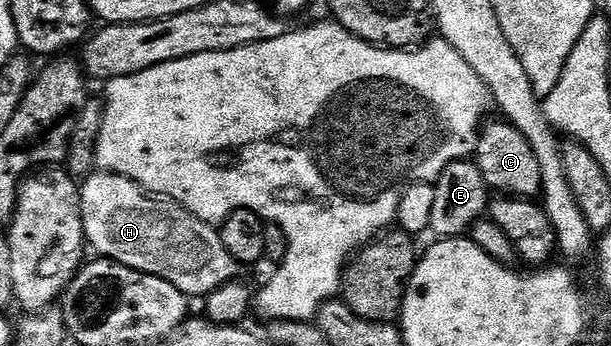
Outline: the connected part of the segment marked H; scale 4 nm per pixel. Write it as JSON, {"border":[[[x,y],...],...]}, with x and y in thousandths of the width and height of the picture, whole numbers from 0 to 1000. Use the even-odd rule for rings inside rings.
{"border":[[[152,497],[136,517],[131,598],[137,685],[165,746],[259,798],[303,855],[337,855],[388,801],[390,760],[370,728],[360,668],[286,584],[244,566],[214,514]]]}

